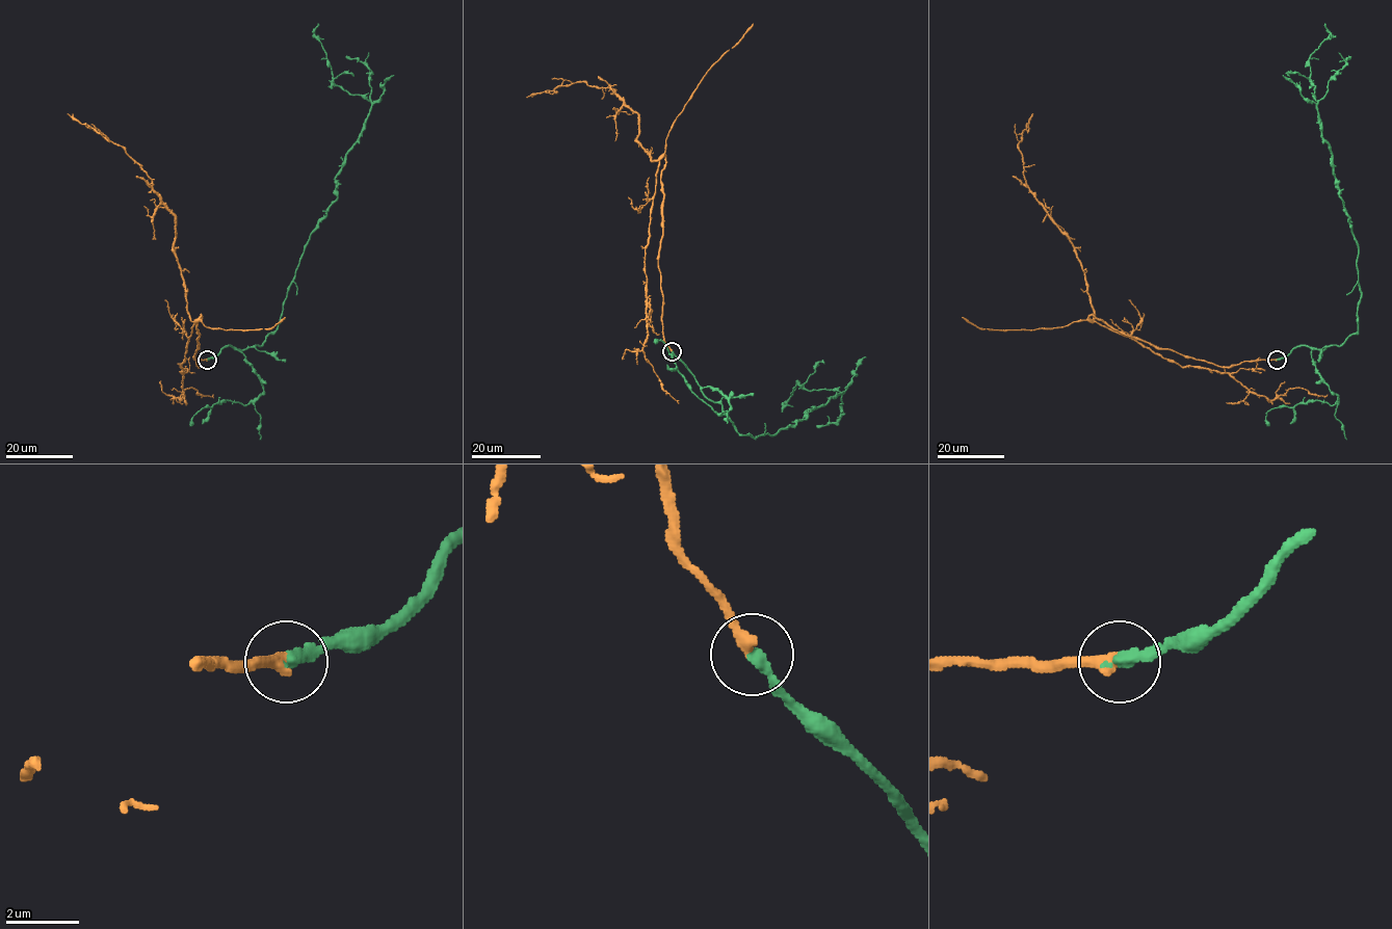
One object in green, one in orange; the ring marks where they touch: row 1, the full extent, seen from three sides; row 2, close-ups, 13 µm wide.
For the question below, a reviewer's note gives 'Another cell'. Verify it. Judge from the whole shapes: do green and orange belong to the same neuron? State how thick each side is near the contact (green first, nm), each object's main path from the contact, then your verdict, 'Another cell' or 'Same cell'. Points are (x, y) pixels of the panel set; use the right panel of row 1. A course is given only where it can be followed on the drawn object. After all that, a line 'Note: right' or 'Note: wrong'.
Thickness 320 nm (green) against 360 nm. Course of green: (1278, 360), (1301, 346), (1340, 346), (1358, 329), (1358, 245), (1310, 78), (1310, 56), (1330, 34), (1324, 24). Course of orange: (1278, 360), (1219, 367), (1090, 318), (1074, 246), (1023, 175), (1018, 147), (1032, 113). Same cell
Note: wrong

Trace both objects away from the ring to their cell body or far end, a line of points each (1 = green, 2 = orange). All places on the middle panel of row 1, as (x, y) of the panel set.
1: (671, 351), (736, 430), (754, 438), (793, 426), (843, 393), (798, 385), (787, 401)
2: (671, 351), (658, 265), (665, 159), (652, 160), (638, 143), (639, 116), (610, 87), (582, 81), (526, 97)

